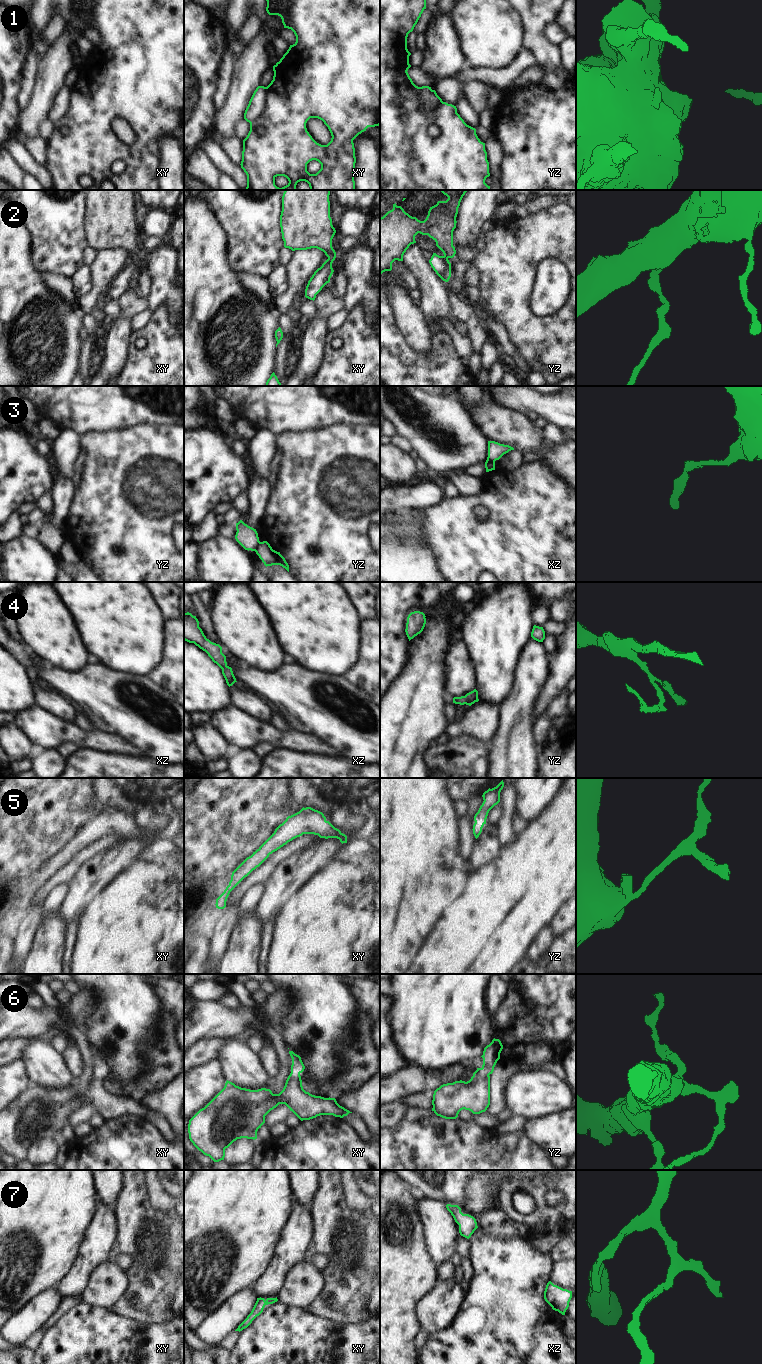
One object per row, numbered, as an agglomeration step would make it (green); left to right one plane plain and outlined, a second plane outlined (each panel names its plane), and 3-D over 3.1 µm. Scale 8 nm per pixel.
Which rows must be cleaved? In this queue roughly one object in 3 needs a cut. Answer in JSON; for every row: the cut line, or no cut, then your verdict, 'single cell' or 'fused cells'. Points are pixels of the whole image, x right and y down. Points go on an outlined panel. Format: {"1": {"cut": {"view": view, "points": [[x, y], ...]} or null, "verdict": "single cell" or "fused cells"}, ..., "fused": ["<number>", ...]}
{"1": {"cut": {"view": "yz", "points": [[418, 87], [418, 100], [425, 109], [433, 109], [441, 101]]}, "verdict": "fused cells"}, "2": {"cut": {"view": "xy", "points": [[335, 256], [328, 257]]}, "verdict": "fused cells"}, "3": {"cut": {"view": "yz", "points": [[259, 541], [254, 550]]}, "verdict": "fused cells"}, "4": {"cut": null, "verdict": "single cell"}, "5": {"cut": null, "verdict": "single cell"}, "6": {"cut": null, "verdict": "single cell"}, "7": {"cut": null, "verdict": "single cell"}, "fused": ["1", "2", "3"]}

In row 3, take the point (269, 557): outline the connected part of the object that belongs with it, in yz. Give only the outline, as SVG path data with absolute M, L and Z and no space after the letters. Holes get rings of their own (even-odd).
M267 541L259 542L255 552L266 567L280 565L289 572L289 565L285 558L280 552L273 550Z

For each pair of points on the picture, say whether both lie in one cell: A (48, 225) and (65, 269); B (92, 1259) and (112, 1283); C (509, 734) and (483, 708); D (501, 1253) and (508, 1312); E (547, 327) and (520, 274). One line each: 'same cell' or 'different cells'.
A: same cell
B: different cells
C: different cells
D: same cell
E: same cell

